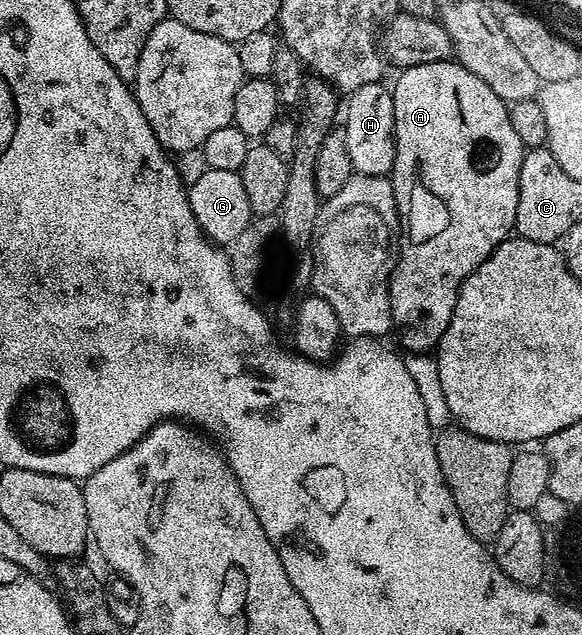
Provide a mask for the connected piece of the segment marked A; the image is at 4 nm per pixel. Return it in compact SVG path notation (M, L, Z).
M456 61L443 63L424 63L414 67L406 67L400 72L397 84L392 84L391 90L394 99L394 165L391 172L391 182L395 201L397 202L397 214L400 226L405 227L405 240L400 240L399 250L395 255L395 262L391 267L389 276L389 300L391 301L391 313L395 335L401 338L401 343L409 353L429 353L436 348L437 343L443 337L447 325L453 316L455 301L463 281L487 257L499 244L510 238L511 232L517 226L517 206L519 205L519 169L527 150L519 141L515 129L511 126L509 109L504 99L491 90L487 81L479 81L471 69L464 67Z

